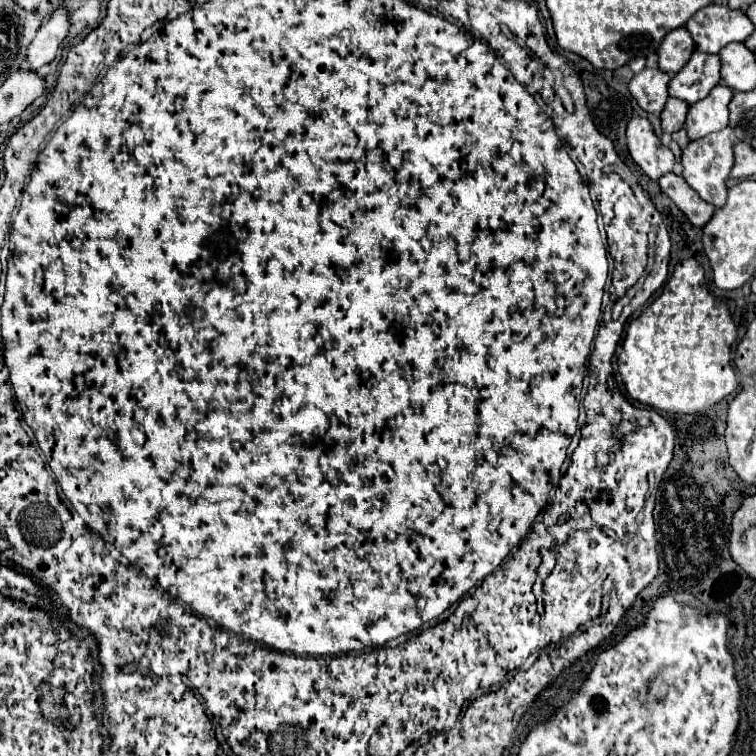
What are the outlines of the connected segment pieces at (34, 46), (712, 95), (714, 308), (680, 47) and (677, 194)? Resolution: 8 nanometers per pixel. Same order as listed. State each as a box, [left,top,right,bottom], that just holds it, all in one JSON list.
[[26,7,70,71],[684,83,734,139],[616,259,740,413],[656,27,694,73],[658,173,714,227]]

